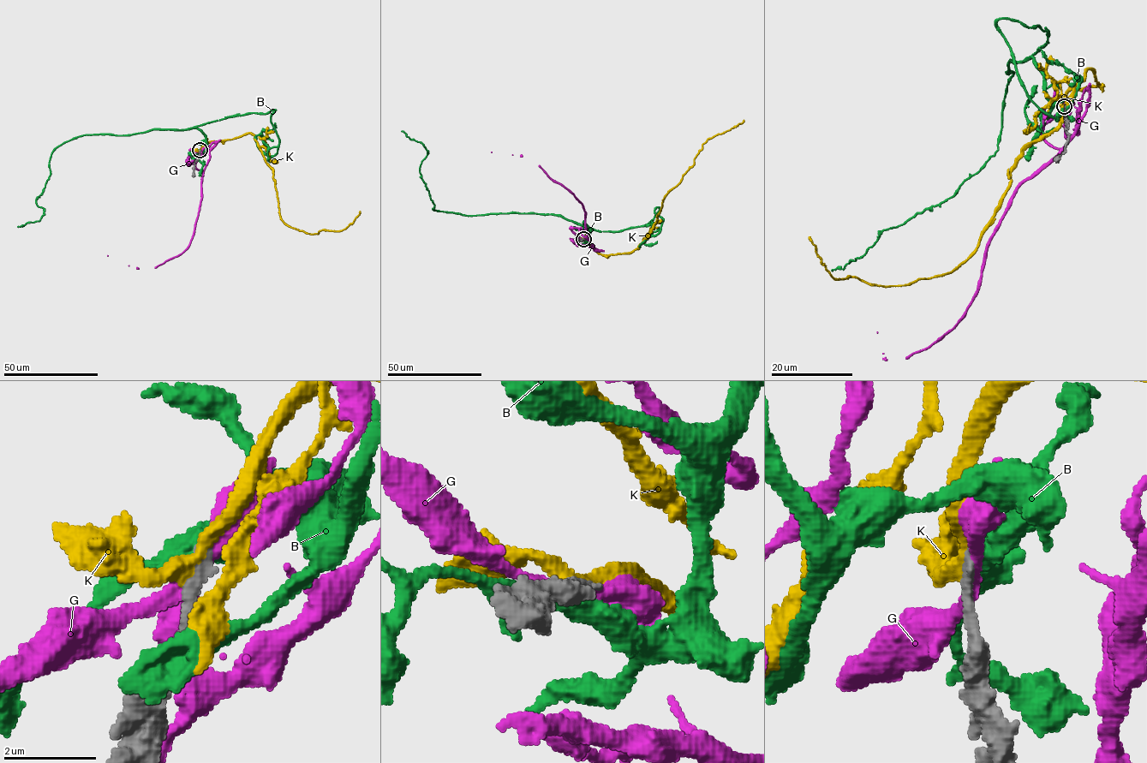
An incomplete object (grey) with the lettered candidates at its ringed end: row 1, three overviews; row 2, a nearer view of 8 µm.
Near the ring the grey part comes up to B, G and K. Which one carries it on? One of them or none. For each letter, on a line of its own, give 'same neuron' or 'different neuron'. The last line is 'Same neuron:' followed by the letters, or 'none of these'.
B: different neuron
G: different neuron
K: same neuron
Same neuron: K

